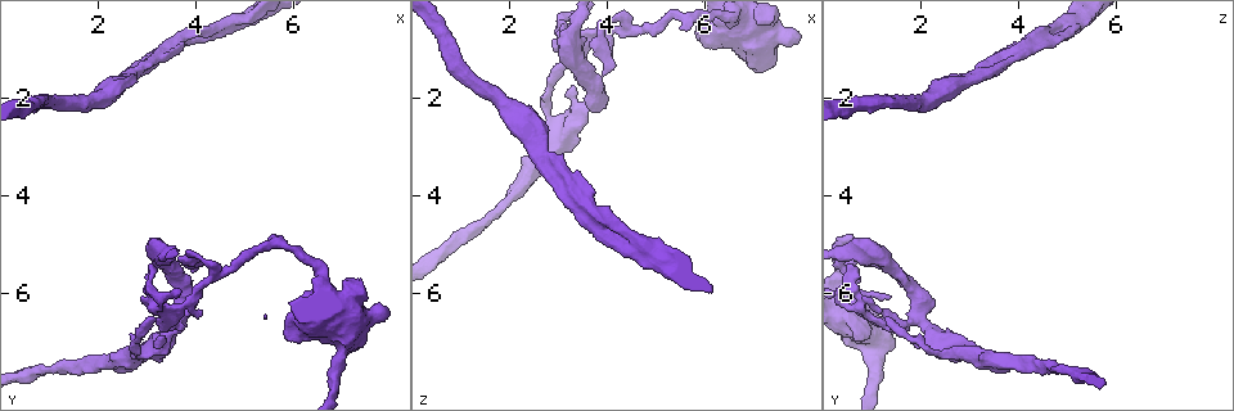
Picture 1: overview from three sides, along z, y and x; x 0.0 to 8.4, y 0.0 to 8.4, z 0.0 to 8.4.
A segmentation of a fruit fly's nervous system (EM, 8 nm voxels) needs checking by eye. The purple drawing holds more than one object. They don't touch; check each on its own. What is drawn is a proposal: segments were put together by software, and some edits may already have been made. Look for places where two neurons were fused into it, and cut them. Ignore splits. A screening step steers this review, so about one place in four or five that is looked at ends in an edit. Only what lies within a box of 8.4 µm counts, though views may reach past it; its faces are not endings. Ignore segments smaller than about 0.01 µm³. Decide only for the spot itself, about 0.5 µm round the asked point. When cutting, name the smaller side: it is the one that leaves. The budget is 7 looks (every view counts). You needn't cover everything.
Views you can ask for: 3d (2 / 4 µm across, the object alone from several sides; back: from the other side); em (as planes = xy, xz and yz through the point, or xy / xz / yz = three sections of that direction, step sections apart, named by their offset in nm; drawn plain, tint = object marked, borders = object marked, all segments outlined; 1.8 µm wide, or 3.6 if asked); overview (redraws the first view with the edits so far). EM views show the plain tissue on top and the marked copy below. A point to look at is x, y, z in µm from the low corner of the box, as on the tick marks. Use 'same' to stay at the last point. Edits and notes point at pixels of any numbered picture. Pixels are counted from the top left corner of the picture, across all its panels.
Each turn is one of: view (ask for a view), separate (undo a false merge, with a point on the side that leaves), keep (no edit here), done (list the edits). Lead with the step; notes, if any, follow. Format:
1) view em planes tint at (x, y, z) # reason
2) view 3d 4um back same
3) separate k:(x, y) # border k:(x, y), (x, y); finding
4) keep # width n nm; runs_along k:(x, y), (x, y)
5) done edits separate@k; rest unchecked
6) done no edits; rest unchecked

view em xy step 8 tint at (3.50, 6.70, 1.70) # thin neck

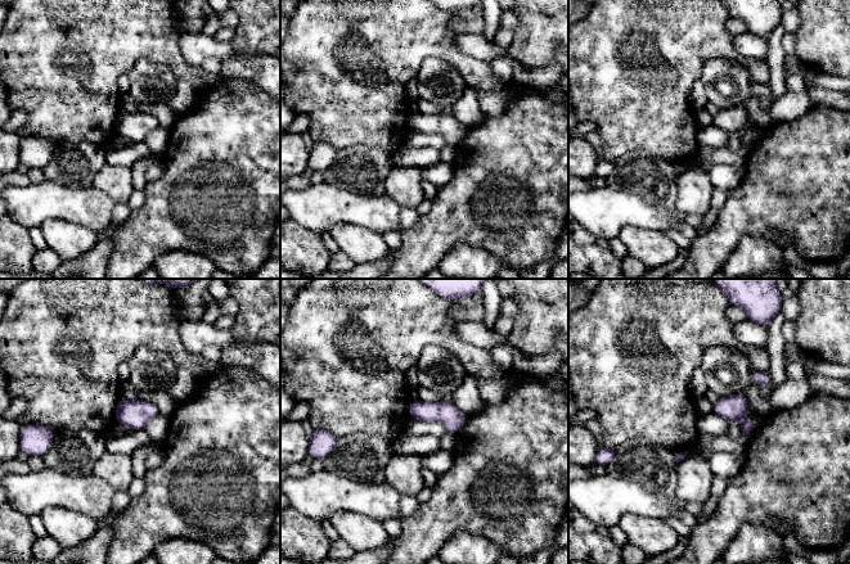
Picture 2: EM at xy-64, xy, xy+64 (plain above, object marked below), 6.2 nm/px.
view em planes tint same

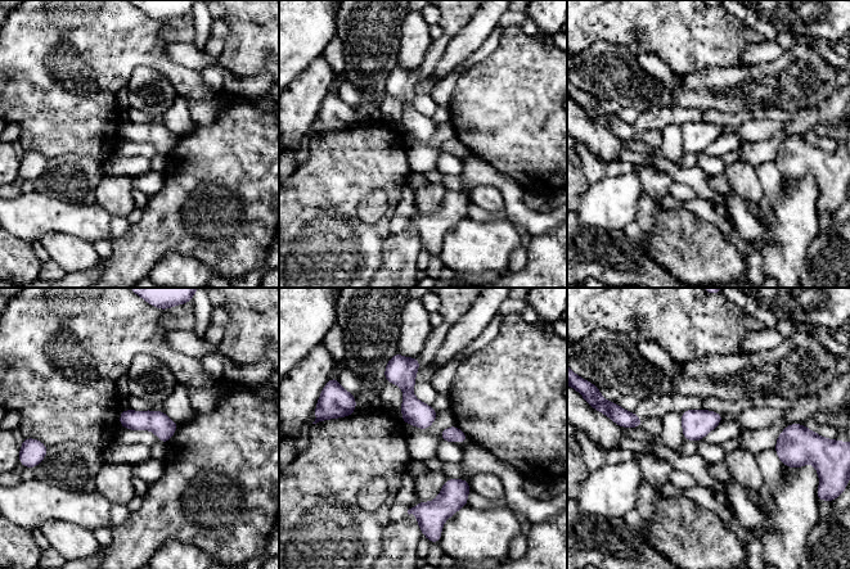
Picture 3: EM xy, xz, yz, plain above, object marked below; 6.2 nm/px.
keep # all the same neuron

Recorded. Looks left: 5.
view em planes borders at (4.50, 5.55, 0.50) # sharp bend

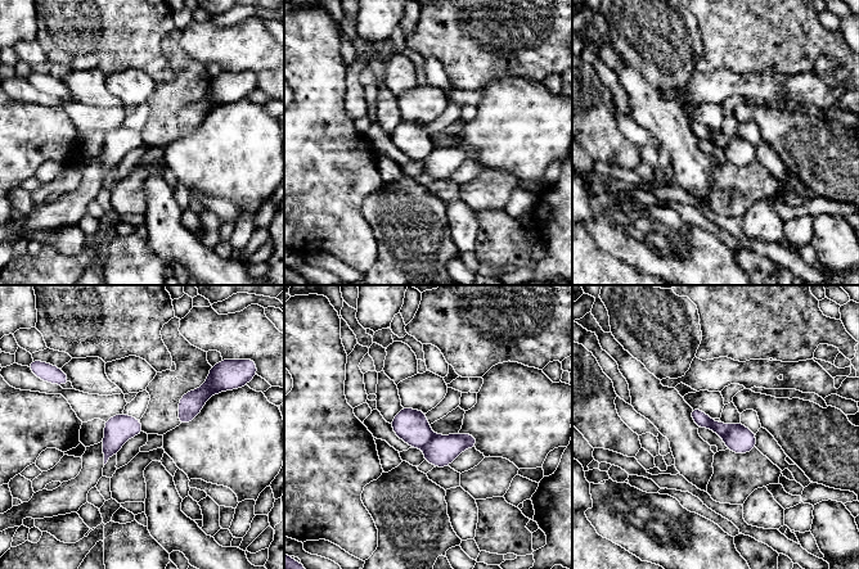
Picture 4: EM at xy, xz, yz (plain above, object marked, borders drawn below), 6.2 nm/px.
separate 4:(410, 425) # border 4:(435, 434), (422, 447); two neurons meet here

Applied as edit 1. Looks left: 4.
view overview # redraw

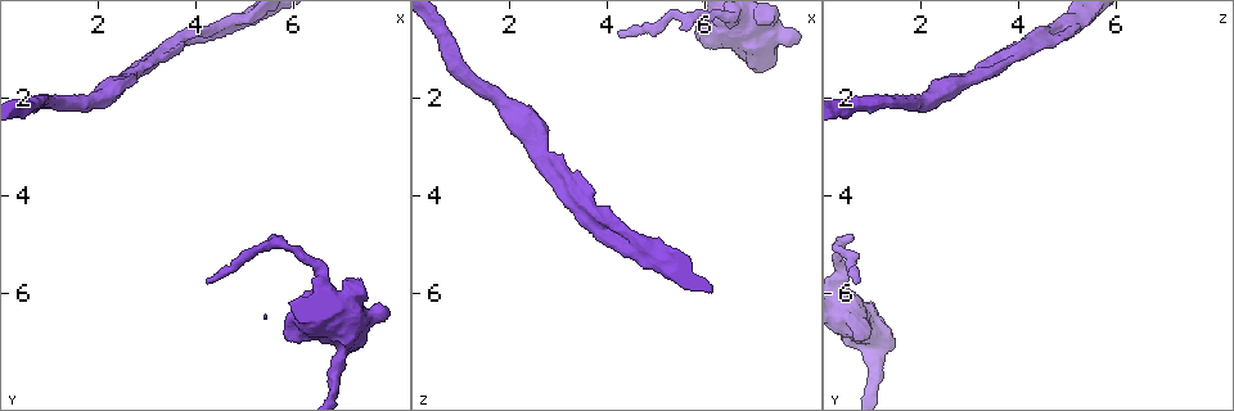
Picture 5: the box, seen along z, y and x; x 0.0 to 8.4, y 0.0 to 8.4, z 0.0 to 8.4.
view em 3.6um planes tint at (3.60, 0.85, 4.20) # a fork

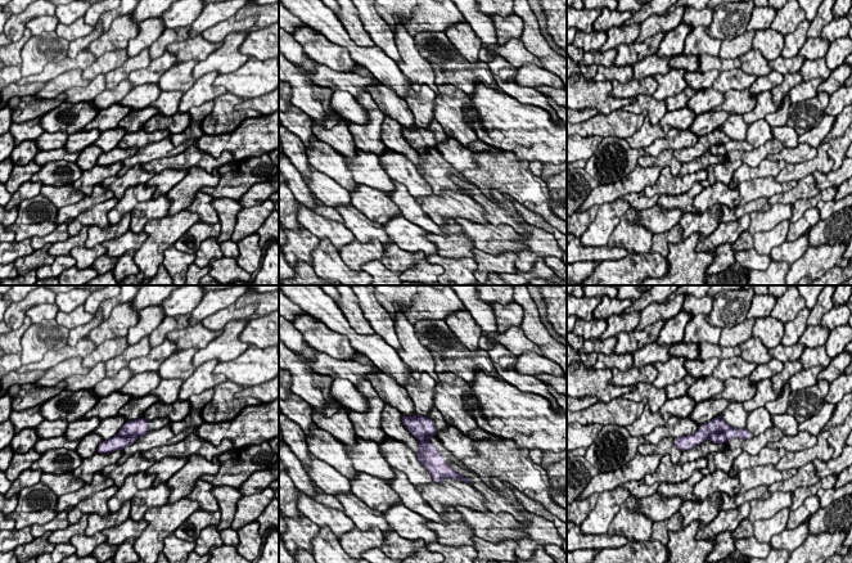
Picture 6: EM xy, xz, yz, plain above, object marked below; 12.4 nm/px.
separate 6:(717, 424) # border 6:(730, 427), (708, 437); a second neuron is stuck on

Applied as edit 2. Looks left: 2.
done edits separate@4, separate@6; rest unchecked

